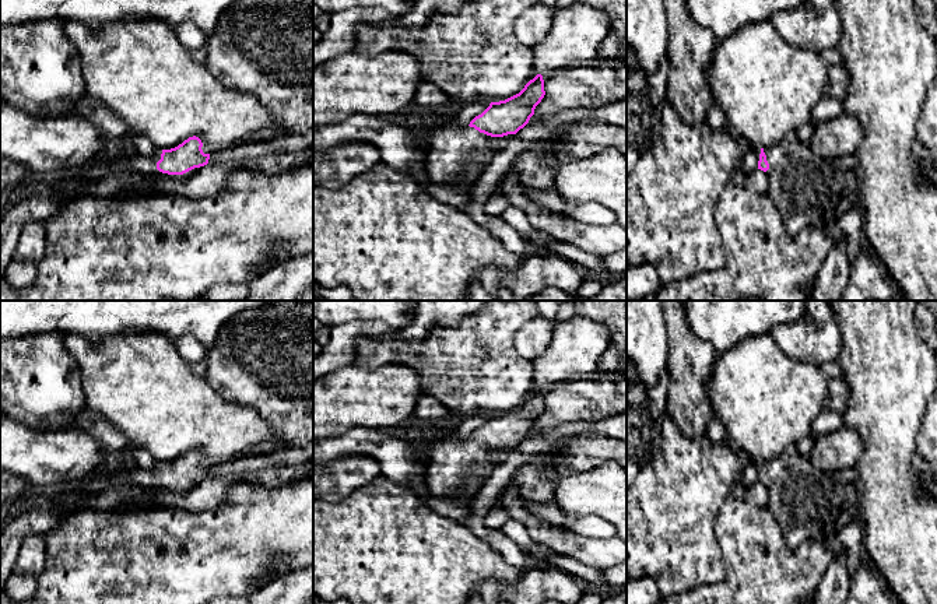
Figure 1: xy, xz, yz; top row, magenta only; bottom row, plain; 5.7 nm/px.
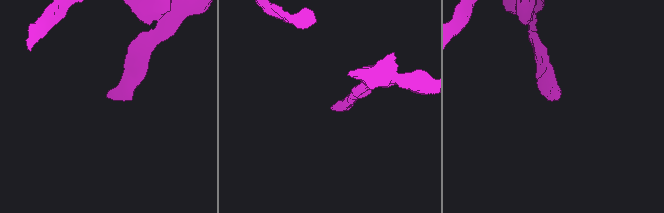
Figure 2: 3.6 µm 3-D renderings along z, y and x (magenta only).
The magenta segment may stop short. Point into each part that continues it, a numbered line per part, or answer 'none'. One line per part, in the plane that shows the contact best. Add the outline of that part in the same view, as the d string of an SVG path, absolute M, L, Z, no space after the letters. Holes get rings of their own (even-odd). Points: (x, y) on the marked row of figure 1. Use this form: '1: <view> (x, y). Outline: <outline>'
1: xy (134, 162). Outline: M155 148L151 157L143 157L138 152L134 152L120 158L119 161L94 166L84 172L74 173L67 179L63 179L56 186L53 186L53 194L62 199L59 211L64 210L67 203L76 197L76 192L83 190L87 185L103 178L109 171L134 172L140 173L145 179L152 179L155 176L168 176L172 179L186 180L201 168L194 168L183 175L162 173L157 169L157 162L161 159L161 154L162 148Z

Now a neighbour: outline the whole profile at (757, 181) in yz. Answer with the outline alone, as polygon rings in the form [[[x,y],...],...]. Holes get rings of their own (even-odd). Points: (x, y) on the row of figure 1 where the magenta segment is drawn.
[[[755,169],[750,175],[747,175],[745,186],[758,193],[768,193],[769,179],[764,171]]]

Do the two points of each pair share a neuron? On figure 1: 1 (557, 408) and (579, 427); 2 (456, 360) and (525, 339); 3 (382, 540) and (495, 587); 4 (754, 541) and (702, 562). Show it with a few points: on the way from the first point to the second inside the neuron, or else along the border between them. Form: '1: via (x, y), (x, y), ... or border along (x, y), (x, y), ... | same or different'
1: border along (586, 421), (568, 421), (541, 431) | different
2: border along (534, 316), (513, 340), (513, 348), (529, 361) | different
3: border along (516, 580), (483, 582), (477, 587) | different
4: border along (715, 522), (725, 576), (709, 585) | different

